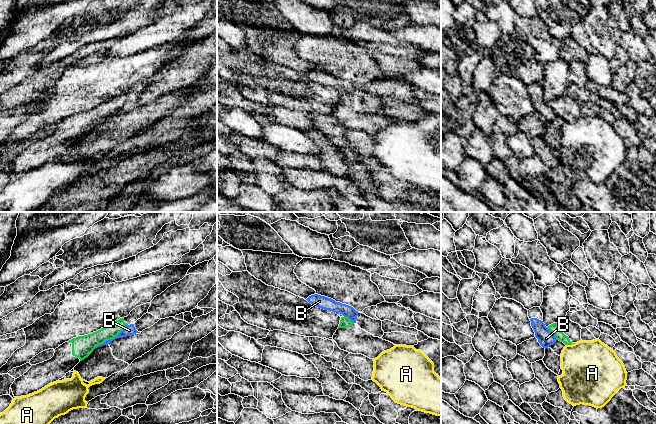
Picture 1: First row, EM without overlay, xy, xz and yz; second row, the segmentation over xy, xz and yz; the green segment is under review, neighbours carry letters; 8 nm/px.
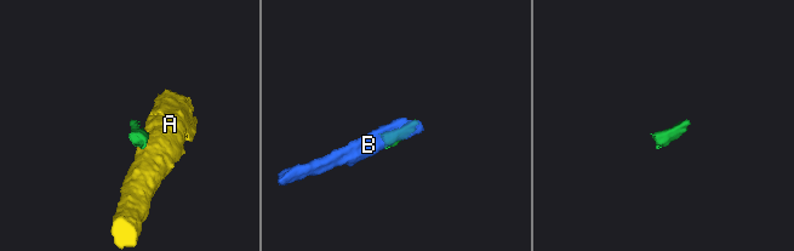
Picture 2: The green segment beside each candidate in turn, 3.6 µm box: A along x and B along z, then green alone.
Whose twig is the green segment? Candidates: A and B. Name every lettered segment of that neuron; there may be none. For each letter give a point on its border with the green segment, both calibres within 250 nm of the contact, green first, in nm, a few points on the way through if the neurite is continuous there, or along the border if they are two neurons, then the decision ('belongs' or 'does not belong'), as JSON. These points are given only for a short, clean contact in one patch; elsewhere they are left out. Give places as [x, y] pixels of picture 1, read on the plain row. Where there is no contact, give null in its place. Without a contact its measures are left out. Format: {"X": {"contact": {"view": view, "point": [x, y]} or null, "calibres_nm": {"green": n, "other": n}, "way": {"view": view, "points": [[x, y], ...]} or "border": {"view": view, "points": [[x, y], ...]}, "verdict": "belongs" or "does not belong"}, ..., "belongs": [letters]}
{"A": {"contact": {"view": "yz", "point": [570, 120]}, "calibres_nm": {"green": 70, "other": 440}, "border": {"view": "yz", "points": [[575, 119], [566, 121]]}, "verdict": "does not belong"}, "B": {"contact": {"view": "xy", "point": [111, 114]}, "calibres_nm": {"green": 180, "other": 90}, "border": {"view": "xy", "points": [[127, 100], [113, 114], [107, 115], [95, 123]]}, "verdict": "does not belong"}, "belongs": []}

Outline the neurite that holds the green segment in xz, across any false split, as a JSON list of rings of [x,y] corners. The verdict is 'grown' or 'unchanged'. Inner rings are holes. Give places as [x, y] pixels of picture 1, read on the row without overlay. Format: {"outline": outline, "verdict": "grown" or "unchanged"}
{"outline": [[[341,93],[339,103],[332,114],[341,126],[352,130],[362,130],[370,135],[377,134],[382,128],[395,122],[361,105],[348,93]]], "verdict": "grown"}

